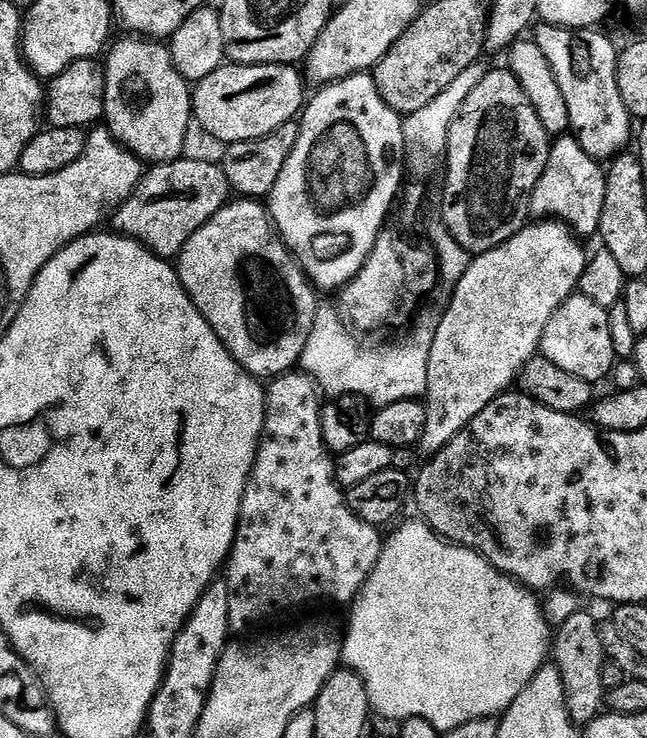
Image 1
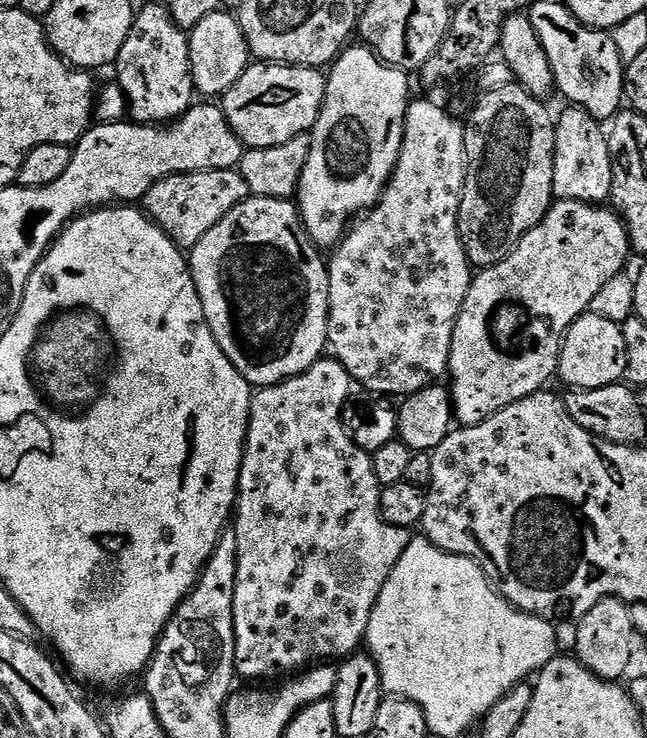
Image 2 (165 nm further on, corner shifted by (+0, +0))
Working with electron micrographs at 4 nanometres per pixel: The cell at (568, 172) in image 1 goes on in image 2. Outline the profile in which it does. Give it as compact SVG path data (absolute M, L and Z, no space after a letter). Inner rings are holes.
M575 106L565 107L561 116L555 117L556 126L556 153L554 154L554 186L553 197L557 201L573 200L583 204L603 205L612 195L612 163L610 162L610 150L608 138L601 121L592 117L589 112Z

